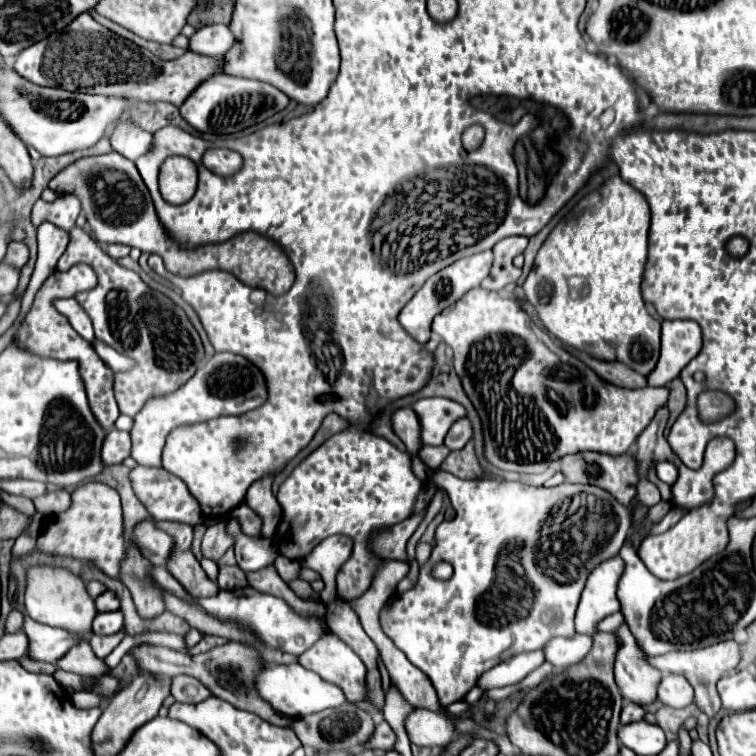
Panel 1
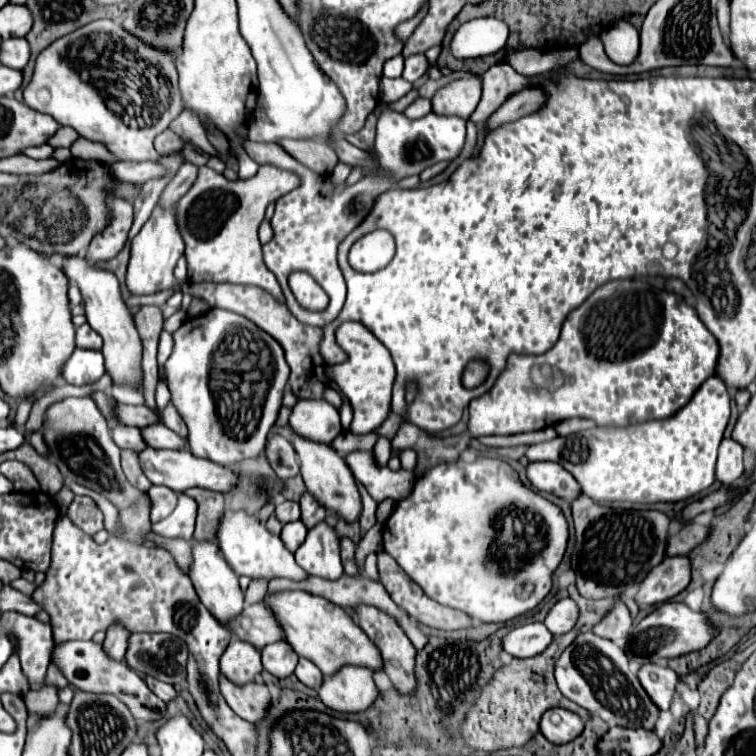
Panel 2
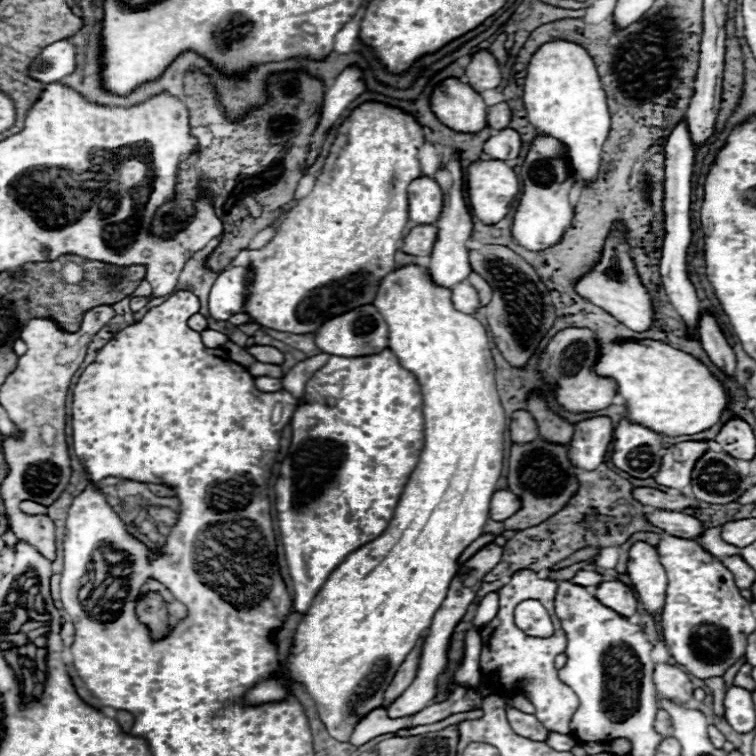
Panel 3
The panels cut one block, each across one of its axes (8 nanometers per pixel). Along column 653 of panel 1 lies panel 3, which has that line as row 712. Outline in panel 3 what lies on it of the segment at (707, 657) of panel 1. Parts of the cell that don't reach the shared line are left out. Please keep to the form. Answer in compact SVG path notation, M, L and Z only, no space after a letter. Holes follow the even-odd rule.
M658 710L656 720L654 720L654 728L660 736L672 736L672 724L670 724L670 716L664 710Z

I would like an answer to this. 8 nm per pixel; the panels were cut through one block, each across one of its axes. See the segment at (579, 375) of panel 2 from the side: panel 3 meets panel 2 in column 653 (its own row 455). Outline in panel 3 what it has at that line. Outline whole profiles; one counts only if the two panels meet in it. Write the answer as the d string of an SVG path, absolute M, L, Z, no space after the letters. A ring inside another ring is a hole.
M384 348L378 354L372 356L358 356L358 358L340 358L340 356L330 356L330 360L326 362L324 368L320 368L308 382L304 388L304 396L298 402L298 408L292 416L292 444L288 450L288 456L282 460L280 466L280 476L276 480L276 512L278 512L278 526L280 534L282 534L282 546L284 546L284 554L286 554L286 564L288 564L288 572L292 578L292 586L294 586L294 608L296 612L306 612L312 598L318 594L318 590L324 586L324 582L328 580L328 576L332 574L332 570L354 550L358 550L360 546L372 542L374 538L378 538L386 526L392 520L394 508L398 504L398 498L412 474L412 470L416 468L418 460L420 460L420 452L424 446L424 416L422 416L422 392L420 392L420 384L416 380L416 376L402 368L396 354L390 348Z

